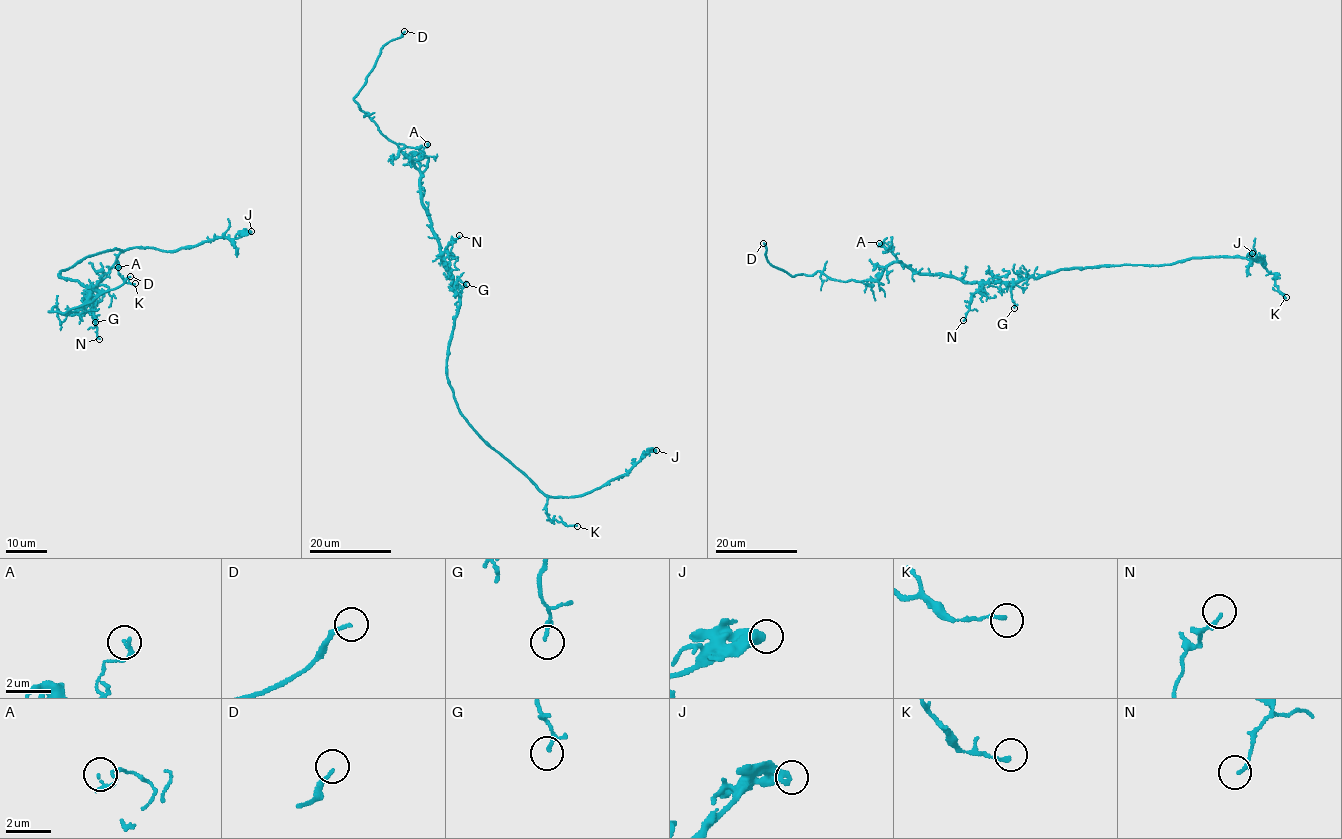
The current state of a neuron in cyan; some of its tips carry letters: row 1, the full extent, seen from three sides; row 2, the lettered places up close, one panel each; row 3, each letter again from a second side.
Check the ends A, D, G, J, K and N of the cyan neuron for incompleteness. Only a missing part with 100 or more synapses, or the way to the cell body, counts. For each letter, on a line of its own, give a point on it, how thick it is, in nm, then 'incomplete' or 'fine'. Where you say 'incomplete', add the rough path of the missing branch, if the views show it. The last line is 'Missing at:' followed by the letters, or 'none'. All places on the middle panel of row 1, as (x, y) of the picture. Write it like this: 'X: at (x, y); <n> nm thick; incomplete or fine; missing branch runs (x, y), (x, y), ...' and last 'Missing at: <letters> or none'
A: at (427, 144); 140 nm thick; fine
D: at (404, 31); 140 nm thick; incomplete; missing branch runs (404, 31), (411, 17), (432, 14)
G: at (466, 284); 100 nm thick; fine
J: at (656, 450); 440 nm thick; fine
K: at (577, 526); 140 nm thick; fine
N: at (459, 235); 160 nm thick; fine
Missing at: D

